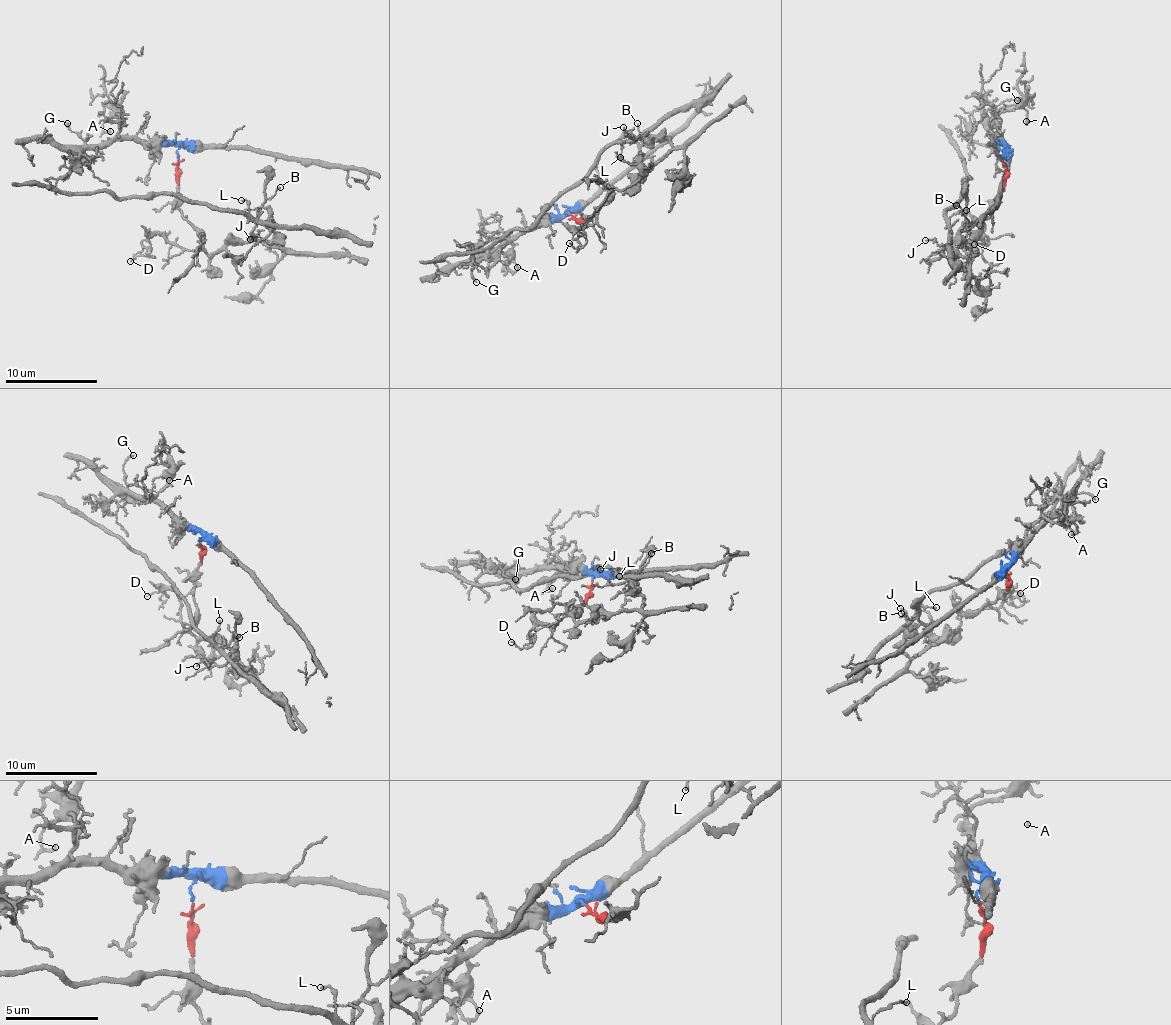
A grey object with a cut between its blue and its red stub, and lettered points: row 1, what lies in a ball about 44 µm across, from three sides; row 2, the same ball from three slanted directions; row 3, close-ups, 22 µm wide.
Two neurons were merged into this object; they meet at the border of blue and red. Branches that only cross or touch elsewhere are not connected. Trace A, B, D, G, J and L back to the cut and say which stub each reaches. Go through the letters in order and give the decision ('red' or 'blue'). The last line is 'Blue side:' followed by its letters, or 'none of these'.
A: blue
B: red
D: red
G: blue
J: red
L: red
Blue side: A, G

